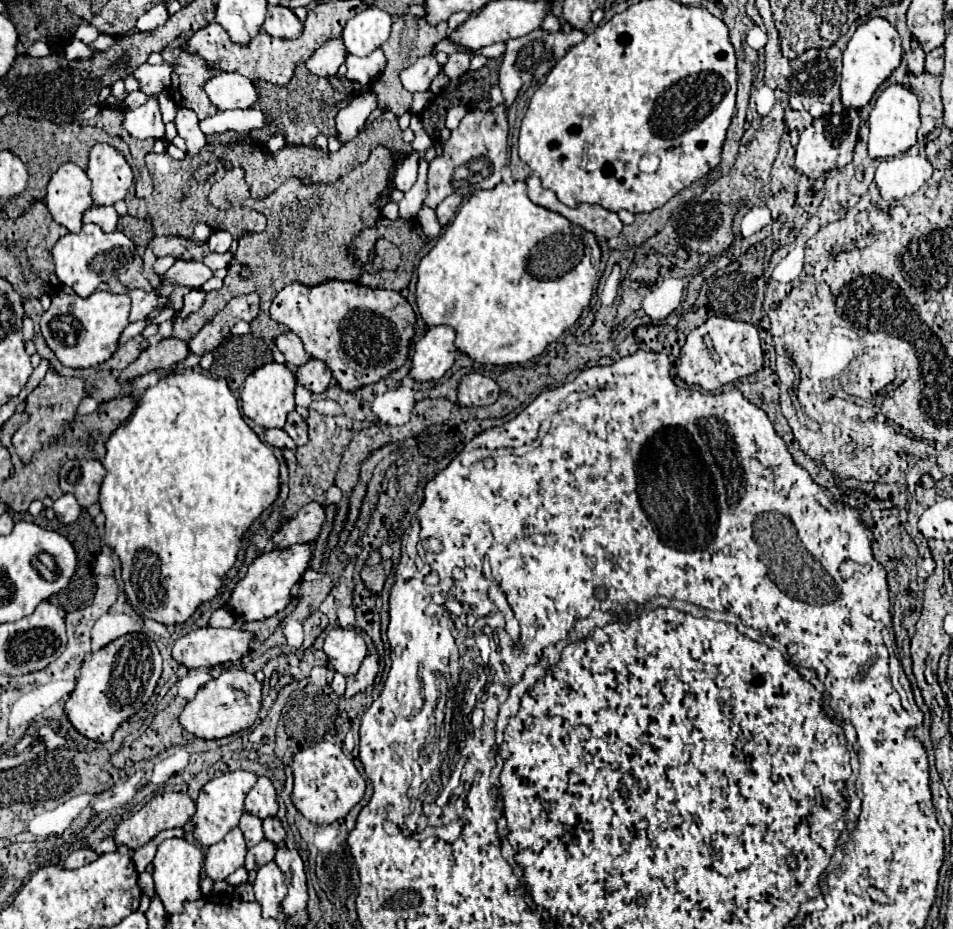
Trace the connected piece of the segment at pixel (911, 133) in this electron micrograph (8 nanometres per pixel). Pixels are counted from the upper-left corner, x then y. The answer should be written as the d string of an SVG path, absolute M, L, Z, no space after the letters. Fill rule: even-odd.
M900 84L884 88L874 104L874 110L868 118L870 138L868 138L868 156L870 158L890 158L906 152L916 144L916 132L920 128L918 118L918 98L910 88L902 88Z

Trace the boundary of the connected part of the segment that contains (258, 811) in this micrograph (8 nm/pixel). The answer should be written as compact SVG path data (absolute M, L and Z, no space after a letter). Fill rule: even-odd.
M260 776L254 788L246 796L246 810L254 816L260 816L260 820L276 816L278 802L276 802L276 790L270 782L270 778Z

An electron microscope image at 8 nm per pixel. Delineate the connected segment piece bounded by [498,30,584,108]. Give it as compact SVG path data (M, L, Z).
M534 30L528 36L508 40L506 42L506 54L504 54L504 60L502 60L502 66L500 66L500 84L498 84L500 90L502 90L502 96L504 96L504 106L510 108L524 82L544 78L556 66L556 62L566 54L566 50L570 46L582 42L582 40L584 40L582 30L572 30L570 34L564 34L564 32L546 34L542 30Z

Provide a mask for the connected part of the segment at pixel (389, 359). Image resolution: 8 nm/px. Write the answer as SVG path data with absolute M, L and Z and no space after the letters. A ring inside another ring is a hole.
M326 280L320 286L290 284L282 288L272 300L270 318L276 320L278 324L284 324L294 334L298 334L306 352L312 358L322 360L332 370L332 376L338 382L338 386L346 392L354 392L366 384L374 384L380 378L404 366L410 350L410 340L414 336L414 324L416 324L416 314L400 292L386 290L386 288L370 288L350 280L346 282Z

